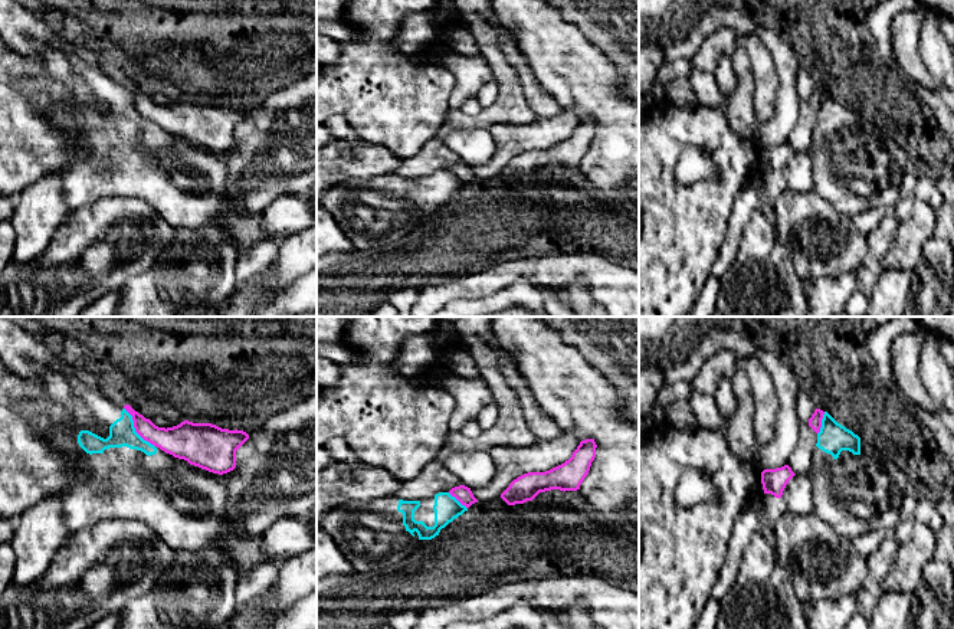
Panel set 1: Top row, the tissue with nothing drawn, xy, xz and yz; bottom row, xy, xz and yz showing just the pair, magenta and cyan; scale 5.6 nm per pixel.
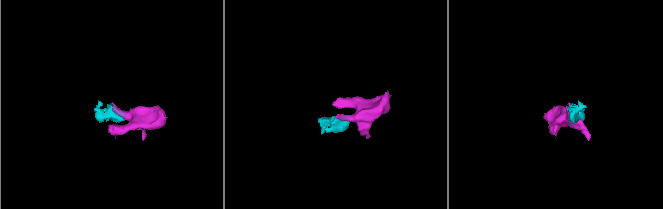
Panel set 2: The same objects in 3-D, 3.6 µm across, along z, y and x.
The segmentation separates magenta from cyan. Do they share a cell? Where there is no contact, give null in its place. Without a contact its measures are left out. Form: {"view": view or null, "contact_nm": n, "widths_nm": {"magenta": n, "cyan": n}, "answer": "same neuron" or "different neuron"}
{"view": "xy", "contact_nm": 280, "widths_nm": {"magenta": 180, "cyan": 140}, "answer": "different neuron"}

